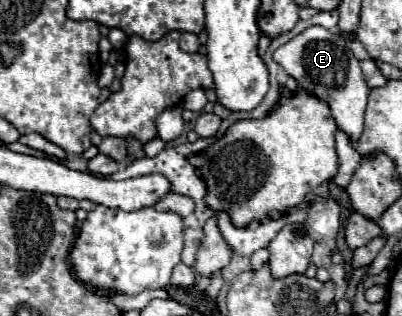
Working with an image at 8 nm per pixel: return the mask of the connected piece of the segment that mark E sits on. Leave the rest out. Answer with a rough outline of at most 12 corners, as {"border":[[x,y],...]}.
{"border":[[321,26],[273,52],[361,136],[369,86],[341,34]]}

